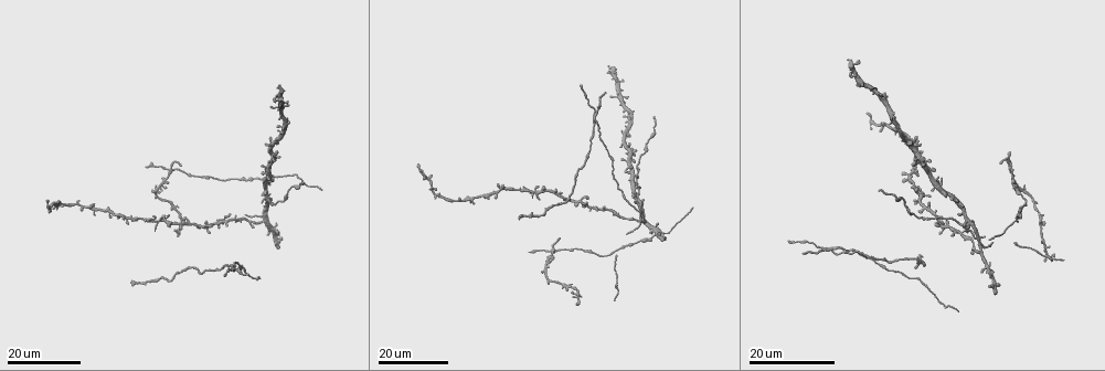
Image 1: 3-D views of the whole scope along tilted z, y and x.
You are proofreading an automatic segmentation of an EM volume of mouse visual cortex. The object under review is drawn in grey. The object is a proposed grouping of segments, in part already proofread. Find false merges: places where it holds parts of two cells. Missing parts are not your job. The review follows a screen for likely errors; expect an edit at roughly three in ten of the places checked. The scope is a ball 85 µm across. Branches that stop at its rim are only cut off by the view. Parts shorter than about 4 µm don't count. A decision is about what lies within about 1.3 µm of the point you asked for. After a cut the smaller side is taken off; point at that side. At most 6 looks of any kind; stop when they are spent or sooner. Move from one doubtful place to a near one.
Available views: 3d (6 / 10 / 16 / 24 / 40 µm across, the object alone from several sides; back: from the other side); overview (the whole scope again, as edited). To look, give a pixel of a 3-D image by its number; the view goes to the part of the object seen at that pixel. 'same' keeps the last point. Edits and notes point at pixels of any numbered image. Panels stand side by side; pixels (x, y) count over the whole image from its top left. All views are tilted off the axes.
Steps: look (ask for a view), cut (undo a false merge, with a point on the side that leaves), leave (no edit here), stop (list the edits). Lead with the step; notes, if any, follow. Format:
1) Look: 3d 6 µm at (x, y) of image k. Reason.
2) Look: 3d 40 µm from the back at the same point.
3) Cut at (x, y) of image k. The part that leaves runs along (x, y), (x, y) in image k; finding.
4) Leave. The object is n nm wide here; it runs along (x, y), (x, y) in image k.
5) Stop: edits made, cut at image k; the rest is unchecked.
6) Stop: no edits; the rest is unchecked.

Look: 3d 24 µm at (553, 249) of image 1. Four arms meet.

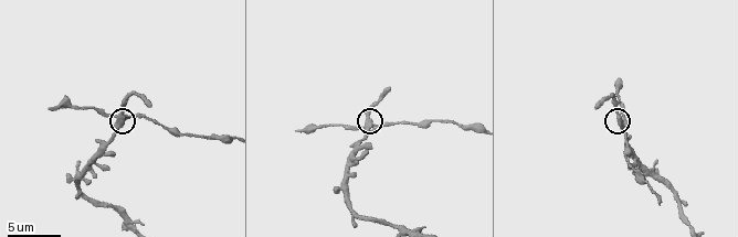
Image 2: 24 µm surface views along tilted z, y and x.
Look: 3d 6 µm at (621, 117) of image 2.

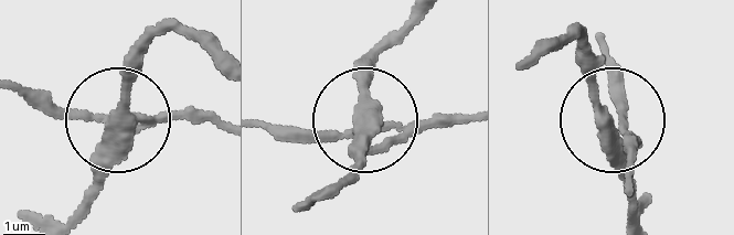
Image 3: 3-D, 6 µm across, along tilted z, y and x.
Cut at (55, 106) of image 3. The object is 360 nm wide here; the part that leaves runs along (107, 145), (189, 114), (221, 121) in image 3; a second cell is stuck on.

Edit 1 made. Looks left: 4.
Look: overview.

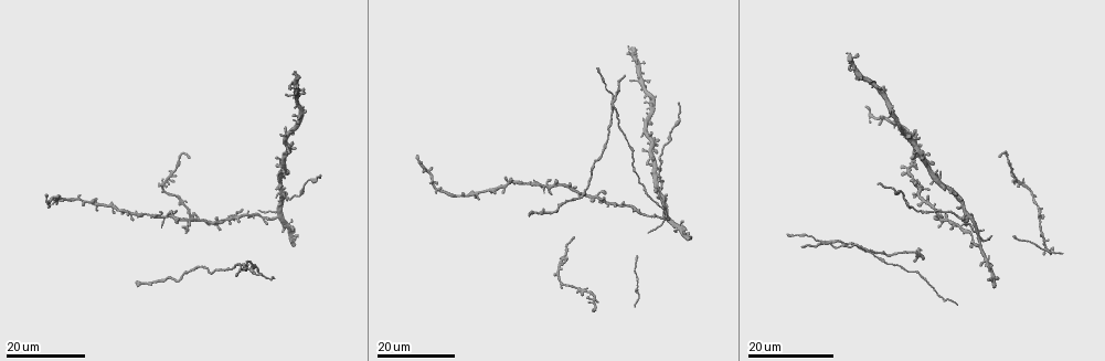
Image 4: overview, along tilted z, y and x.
Look: 3d 16 µm at (981, 240) of image 4. Three-way junction.

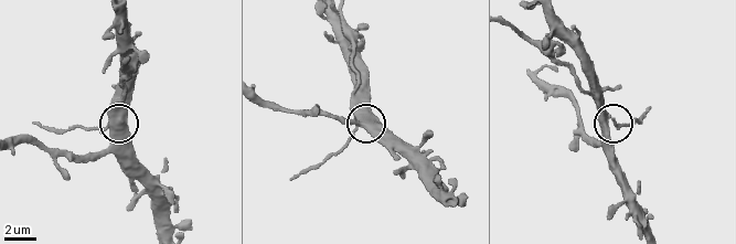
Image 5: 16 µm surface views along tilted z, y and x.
Look: 3d 6 µm at (607, 118) of image 5.

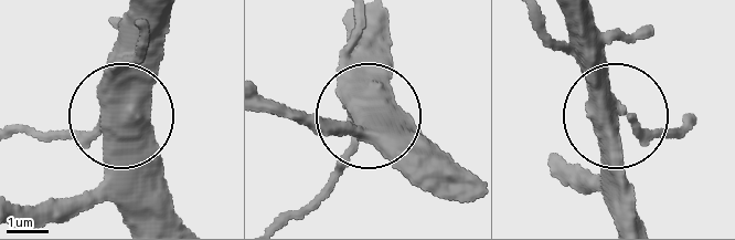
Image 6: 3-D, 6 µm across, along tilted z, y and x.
Leave. The side arm is 64 µm long; 3 arms meet here; continuous, no second cell.

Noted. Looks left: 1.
Stop: edits made, cut at image 3; the rest is unchecked.

